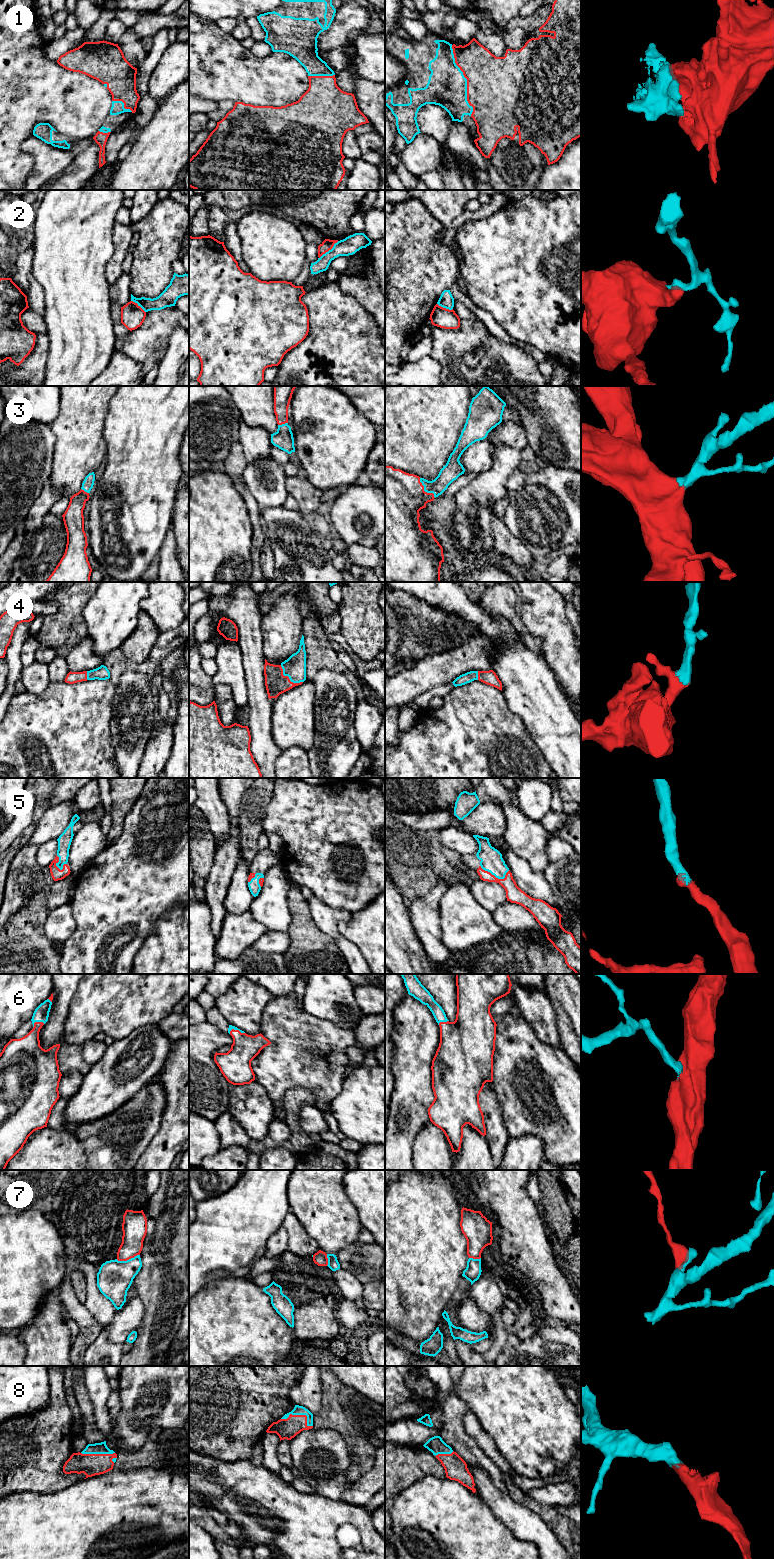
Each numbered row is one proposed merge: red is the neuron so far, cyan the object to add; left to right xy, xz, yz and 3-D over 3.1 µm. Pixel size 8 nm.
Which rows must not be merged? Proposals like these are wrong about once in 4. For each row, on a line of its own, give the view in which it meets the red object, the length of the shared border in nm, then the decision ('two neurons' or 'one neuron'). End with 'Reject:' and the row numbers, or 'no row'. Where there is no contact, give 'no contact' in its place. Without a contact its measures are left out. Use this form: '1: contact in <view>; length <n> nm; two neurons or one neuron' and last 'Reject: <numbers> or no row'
1: contact in yz; length 600 nm; one neuron
2: contact in xz; length 220 nm; two neurons
3: contact in yz; length 200 nm; one neuron
4: contact in xz; length 240 nm; one neuron
5: contact in yz; length 240 nm; one neuron
6: contact in xy; length 100 nm; one neuron
7: contact in xy; length 200 nm; two neurons
8: contact in xz; length 260 nm; one neuron
Reject: 2, 7

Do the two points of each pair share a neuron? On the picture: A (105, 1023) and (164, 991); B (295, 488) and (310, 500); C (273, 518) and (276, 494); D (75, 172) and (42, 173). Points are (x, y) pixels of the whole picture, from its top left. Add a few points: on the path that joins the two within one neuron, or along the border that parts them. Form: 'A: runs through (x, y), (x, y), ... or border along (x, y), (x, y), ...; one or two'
A: runs through (120, 1009), (138, 991), (149, 991); one
B: runs through (299, 489), (306, 496); one
C: border along (282, 505), (268, 507), (261, 512); two
D: border along (61, 172), (51, 179); two

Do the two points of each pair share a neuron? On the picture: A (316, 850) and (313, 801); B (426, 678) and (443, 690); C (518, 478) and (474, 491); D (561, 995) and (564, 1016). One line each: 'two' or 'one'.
A: one
B: two
C: two
D: one

